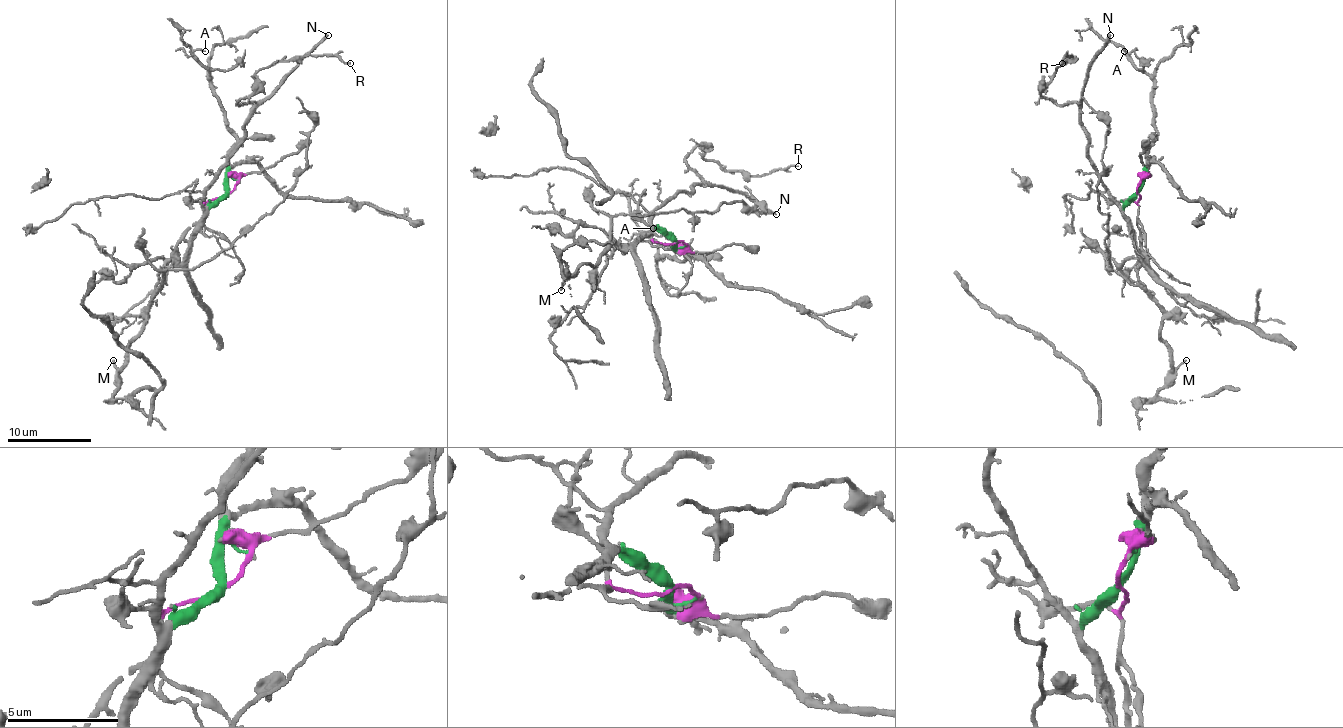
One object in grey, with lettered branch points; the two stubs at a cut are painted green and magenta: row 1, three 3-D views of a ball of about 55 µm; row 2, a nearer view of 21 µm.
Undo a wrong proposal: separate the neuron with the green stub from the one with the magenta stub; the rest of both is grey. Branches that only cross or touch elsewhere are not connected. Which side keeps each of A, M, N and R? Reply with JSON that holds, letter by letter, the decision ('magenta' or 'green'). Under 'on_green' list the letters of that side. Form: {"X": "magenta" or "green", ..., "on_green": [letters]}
{"A": "green", "M": "magenta", "N": "green", "R": "green", "on_green": ["A", "N", "R"]}

